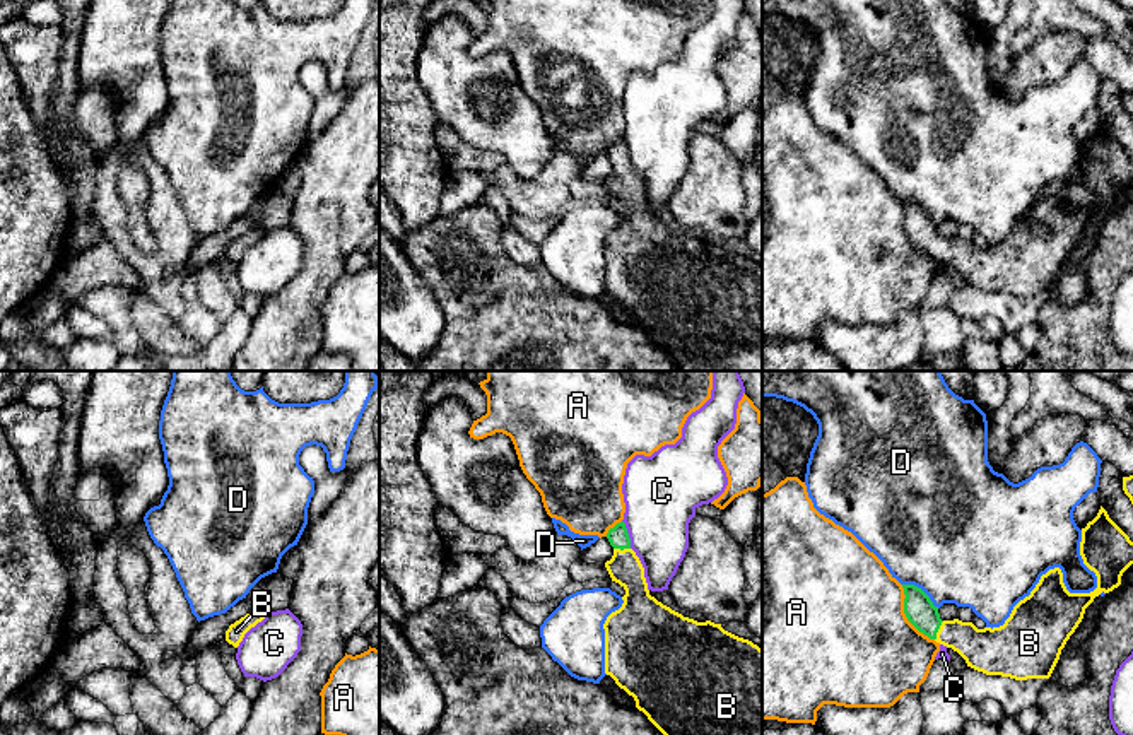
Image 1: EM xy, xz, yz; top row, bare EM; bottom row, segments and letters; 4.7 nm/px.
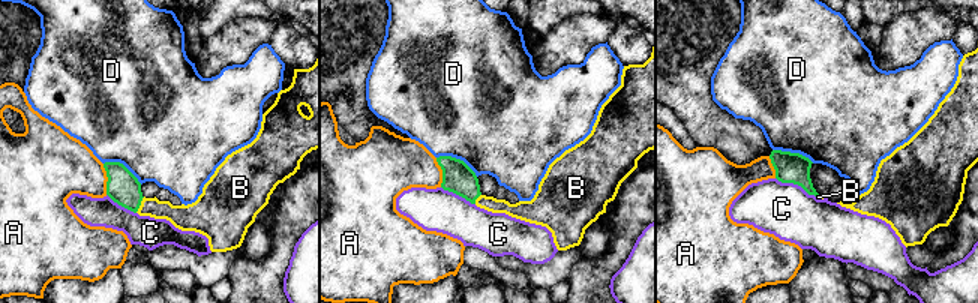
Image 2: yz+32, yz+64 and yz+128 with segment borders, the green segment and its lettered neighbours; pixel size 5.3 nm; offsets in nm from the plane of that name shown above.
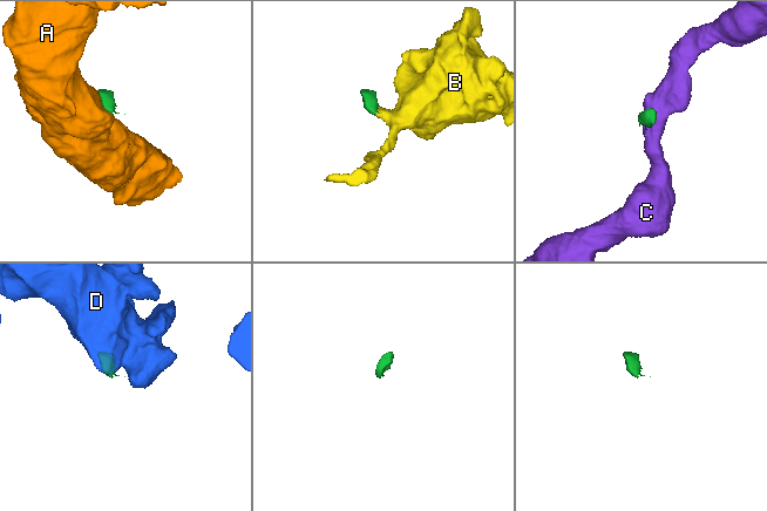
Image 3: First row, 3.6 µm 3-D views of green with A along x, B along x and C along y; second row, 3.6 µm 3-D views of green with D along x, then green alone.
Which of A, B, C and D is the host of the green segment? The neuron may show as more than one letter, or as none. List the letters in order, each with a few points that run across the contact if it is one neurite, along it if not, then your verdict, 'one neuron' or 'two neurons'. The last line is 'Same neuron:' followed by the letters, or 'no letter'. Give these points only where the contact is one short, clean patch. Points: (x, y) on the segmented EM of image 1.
A: line yz (901, 585), (904, 616), (933, 640); two neurons
B: line yz (920, 611), (937, 631), (962, 636), (986, 650); one neuron
C: line xz (622, 520), (631, 547); two neurons
D: line yz (903, 583), (913, 583), (939, 607); two neurons
Same neuron: B

